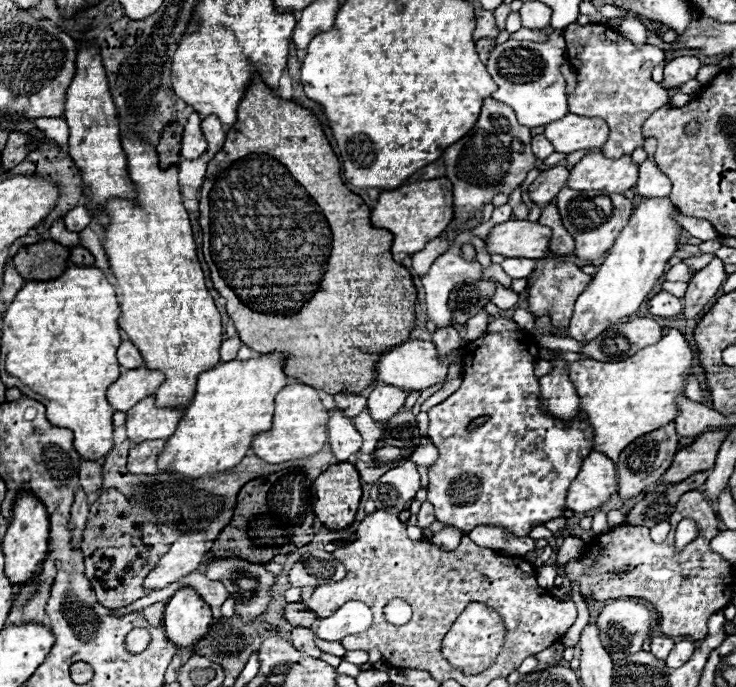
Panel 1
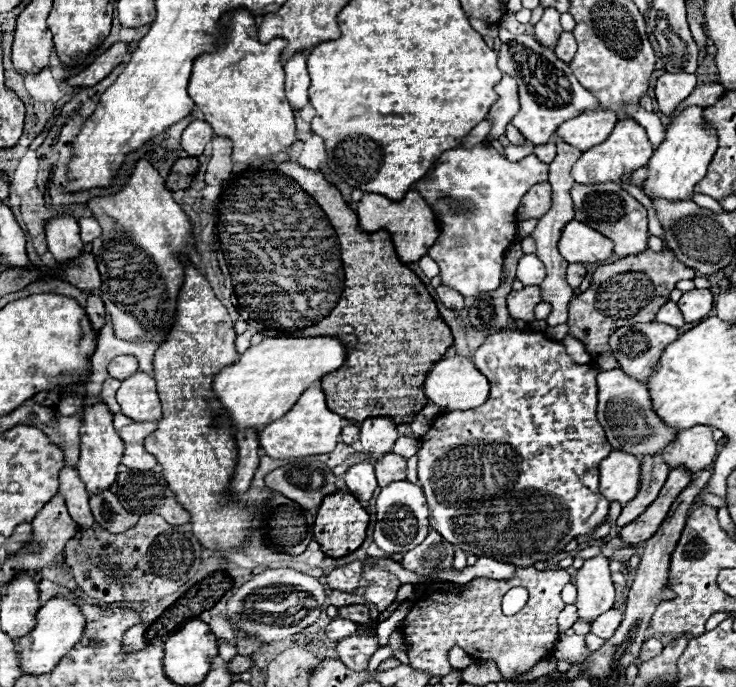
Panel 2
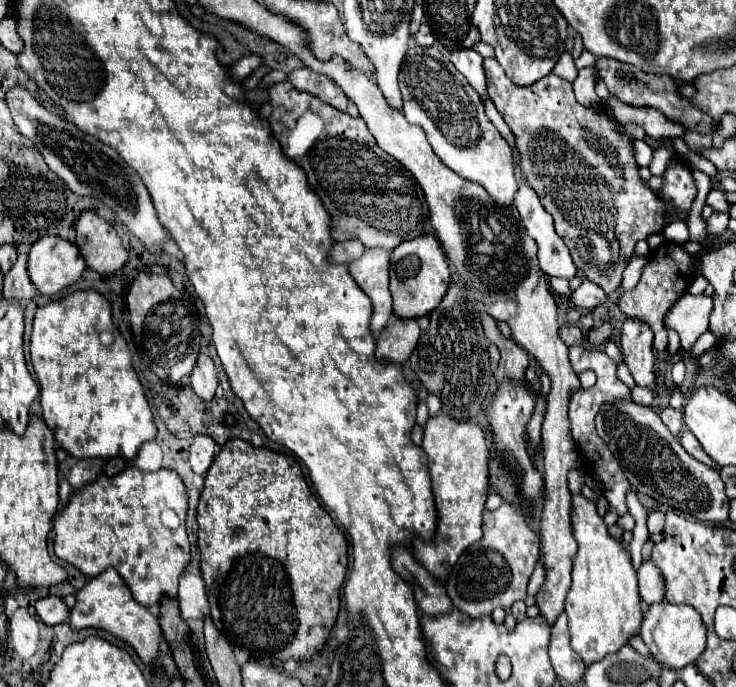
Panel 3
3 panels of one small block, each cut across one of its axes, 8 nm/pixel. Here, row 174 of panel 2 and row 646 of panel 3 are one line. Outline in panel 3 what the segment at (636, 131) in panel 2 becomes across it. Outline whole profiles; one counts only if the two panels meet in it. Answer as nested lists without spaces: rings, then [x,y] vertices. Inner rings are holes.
[[[572,494],[572,534],[578,550],[572,556],[572,586],[566,596],[568,626],[572,648],[580,654],[586,666],[614,654],[628,644],[628,638],[640,632],[640,594],[636,570],[622,542],[608,534],[604,518],[596,512],[596,502],[582,494]]]

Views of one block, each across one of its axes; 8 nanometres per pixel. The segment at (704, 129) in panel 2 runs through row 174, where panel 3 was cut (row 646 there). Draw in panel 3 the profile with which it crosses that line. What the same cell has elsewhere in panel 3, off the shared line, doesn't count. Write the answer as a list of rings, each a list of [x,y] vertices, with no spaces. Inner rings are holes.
[[[666,600],[648,608],[642,618],[640,636],[650,648],[652,656],[670,670],[680,670],[688,664],[694,664],[706,646],[706,630],[700,614],[688,604],[670,604]]]

